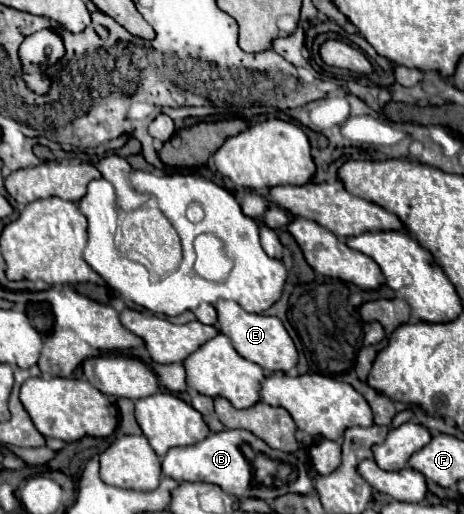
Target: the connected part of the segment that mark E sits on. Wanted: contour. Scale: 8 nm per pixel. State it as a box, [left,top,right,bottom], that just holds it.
[214,299,298,373]

